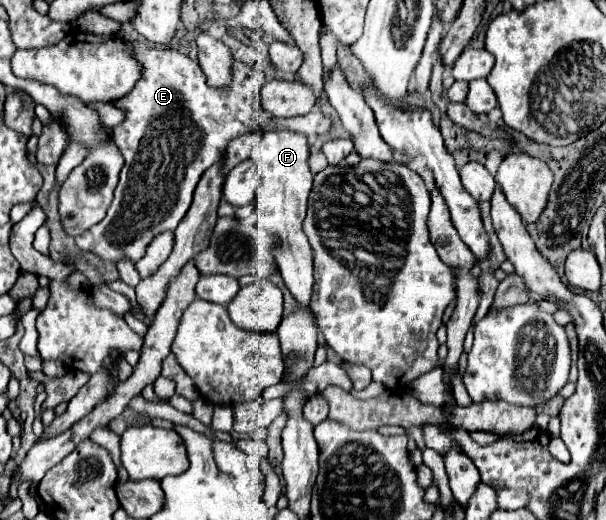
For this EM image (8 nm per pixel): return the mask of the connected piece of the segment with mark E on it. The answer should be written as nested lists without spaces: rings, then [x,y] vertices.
[[[136,40],[126,42],[132,46],[134,60],[142,66],[142,74],[136,82],[136,88],[114,102],[116,108],[124,110],[124,122],[112,128],[114,142],[124,156],[124,168],[120,172],[120,182],[116,186],[114,200],[106,212],[106,218],[100,224],[94,224],[92,230],[76,236],[76,244],[82,250],[94,252],[102,260],[110,262],[118,262],[124,256],[132,262],[138,262],[154,236],[166,230],[176,230],[192,204],[192,194],[200,176],[220,158],[220,152],[228,146],[228,142],[240,134],[260,128],[258,110],[254,108],[254,94],[260,92],[258,86],[264,86],[262,72],[258,74],[250,66],[236,60],[232,66],[232,86],[208,88],[200,64],[188,56],[182,56],[172,48],[154,48]]]

